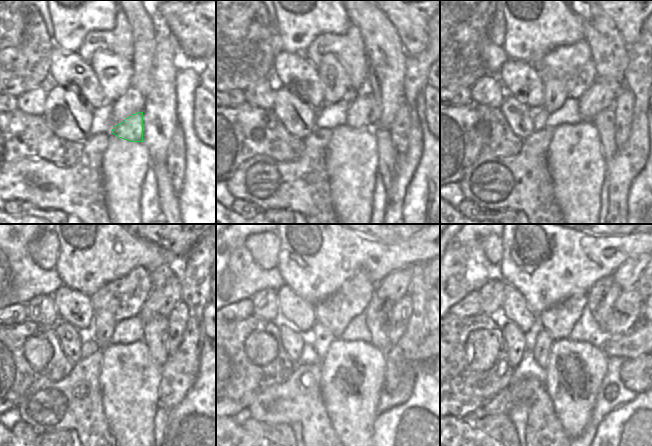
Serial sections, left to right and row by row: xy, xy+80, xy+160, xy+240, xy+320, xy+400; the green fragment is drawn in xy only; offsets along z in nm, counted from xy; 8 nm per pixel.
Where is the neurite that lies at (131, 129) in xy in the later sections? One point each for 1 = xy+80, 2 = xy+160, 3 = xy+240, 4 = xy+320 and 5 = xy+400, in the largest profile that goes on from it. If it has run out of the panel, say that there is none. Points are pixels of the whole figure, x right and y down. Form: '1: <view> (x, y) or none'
1: xy+80 (364, 112)
2: xy+160 (601, 94)
3: xy+240 (161, 301)
4: xy+320 (396, 285)
5: xy+400 (628, 274)

